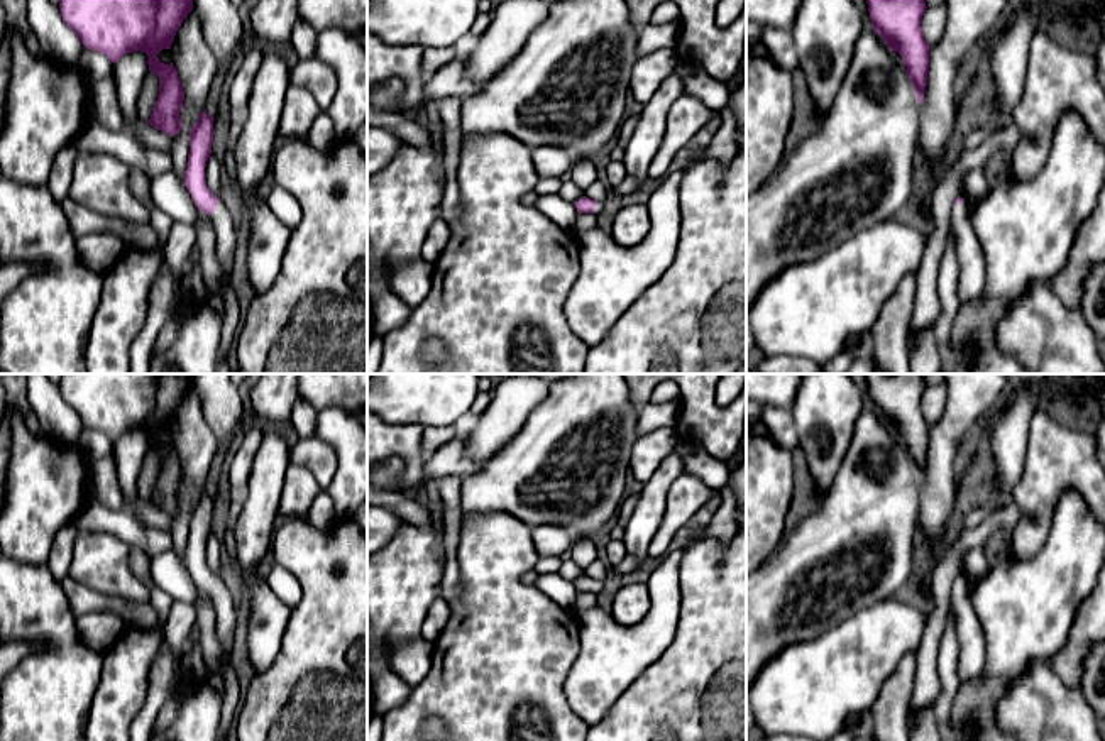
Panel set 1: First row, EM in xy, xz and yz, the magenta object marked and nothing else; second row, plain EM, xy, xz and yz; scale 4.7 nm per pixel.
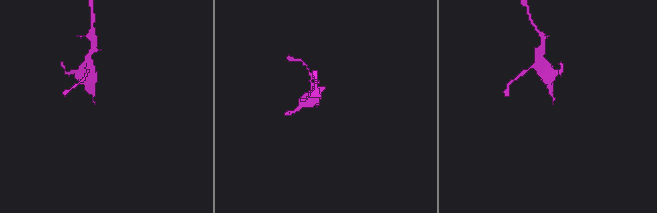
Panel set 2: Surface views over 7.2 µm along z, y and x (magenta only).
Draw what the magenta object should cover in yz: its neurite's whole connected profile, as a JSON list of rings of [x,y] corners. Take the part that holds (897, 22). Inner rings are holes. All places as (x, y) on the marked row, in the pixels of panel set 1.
[[[866,0],[871,27],[888,46],[897,51],[907,68],[907,76],[924,103],[929,73],[929,44],[922,34],[924,0]]]

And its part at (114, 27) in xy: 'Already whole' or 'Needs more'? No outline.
Already whole

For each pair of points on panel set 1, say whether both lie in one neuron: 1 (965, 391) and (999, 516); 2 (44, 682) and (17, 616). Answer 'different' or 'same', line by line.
1: different
2: same

